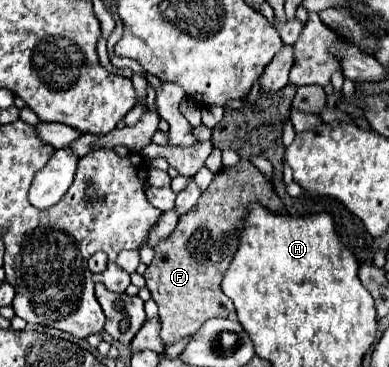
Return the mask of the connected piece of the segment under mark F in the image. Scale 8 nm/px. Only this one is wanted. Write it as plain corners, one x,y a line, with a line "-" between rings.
241,158
235,168
223,168
215,174
213,182
199,198
199,204
183,214
173,234
155,246
155,258
143,276
159,306
161,338
167,346
195,334
205,320
225,318
233,310
231,300
221,290
221,280
237,250
237,228
241,232
251,202
261,202
269,210
287,214
265,176
243,176

